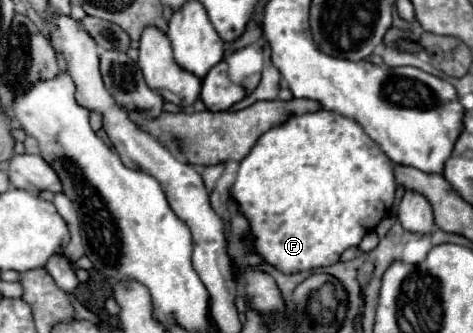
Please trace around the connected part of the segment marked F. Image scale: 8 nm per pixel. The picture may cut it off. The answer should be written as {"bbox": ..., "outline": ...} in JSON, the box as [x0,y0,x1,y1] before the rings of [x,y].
{"bbox":[231,109,397,273],"outline":[[[327,109],[293,115],[263,133],[251,153],[241,161],[231,187],[233,199],[251,223],[255,253],[283,273],[309,271],[337,263],[345,249],[357,247],[361,239],[387,217],[395,203],[395,193],[397,185],[391,159],[367,137],[355,119]]]}

